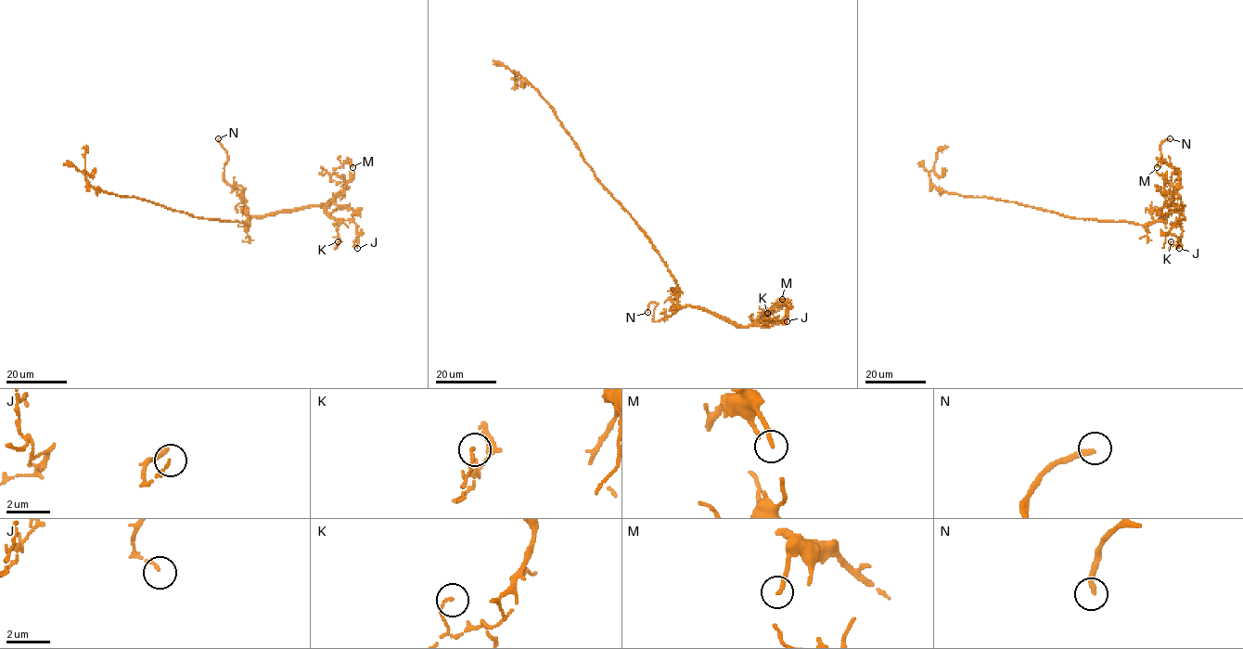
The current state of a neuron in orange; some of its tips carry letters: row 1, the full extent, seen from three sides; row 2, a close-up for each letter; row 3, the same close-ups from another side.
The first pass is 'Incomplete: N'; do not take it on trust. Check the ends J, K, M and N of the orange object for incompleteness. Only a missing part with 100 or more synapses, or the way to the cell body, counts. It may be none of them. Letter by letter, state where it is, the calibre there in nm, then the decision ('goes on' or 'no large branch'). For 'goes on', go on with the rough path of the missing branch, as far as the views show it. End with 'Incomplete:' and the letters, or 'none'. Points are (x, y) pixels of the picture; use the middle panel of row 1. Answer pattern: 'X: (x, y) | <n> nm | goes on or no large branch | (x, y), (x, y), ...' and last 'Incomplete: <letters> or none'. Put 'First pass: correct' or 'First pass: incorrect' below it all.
J: (787, 321) | 120 nm | no large branch
K: (767, 313) | 120 nm | no large branch
M: (782, 299) | 120 nm | no large branch
N: (647, 312) | 280 nm | goes on
Incomplete: N
First pass: correct

